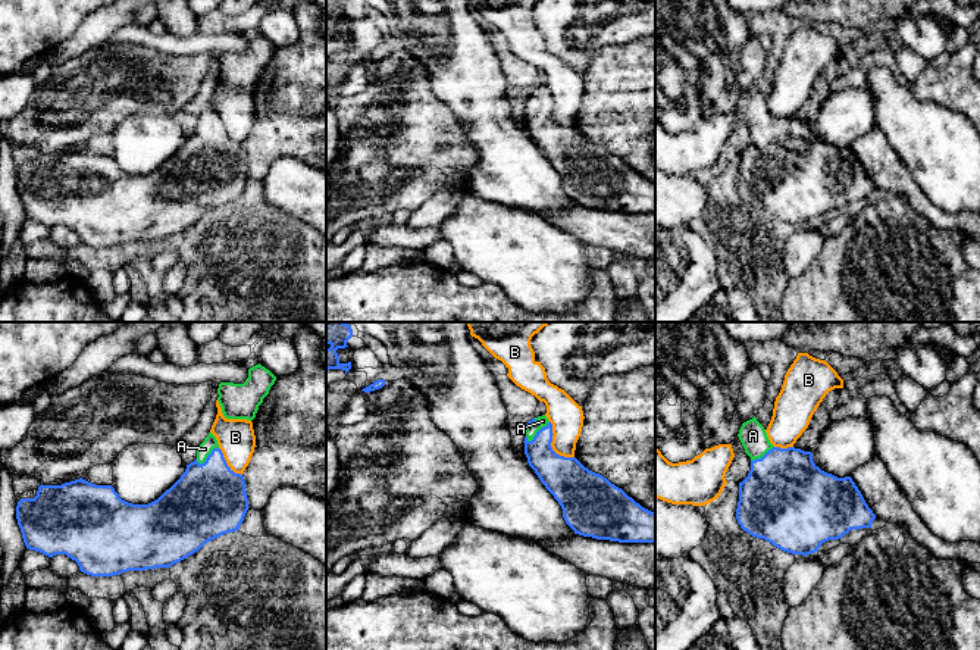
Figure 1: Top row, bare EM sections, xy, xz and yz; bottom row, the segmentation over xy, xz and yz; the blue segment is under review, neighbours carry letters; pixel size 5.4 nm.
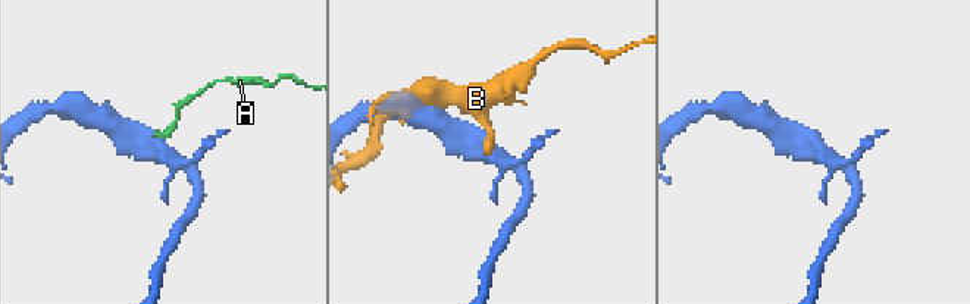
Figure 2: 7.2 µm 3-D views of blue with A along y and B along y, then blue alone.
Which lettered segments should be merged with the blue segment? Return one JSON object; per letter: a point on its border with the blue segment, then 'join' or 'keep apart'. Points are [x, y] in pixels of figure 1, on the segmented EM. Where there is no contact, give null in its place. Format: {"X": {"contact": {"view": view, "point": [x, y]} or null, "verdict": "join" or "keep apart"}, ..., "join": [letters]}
{"A": {"contact": {"view": "xz", "point": [537, 433]}, "verdict": "join"}, "B": {"contact": {"view": "xz", "point": [550, 446]}, "verdict": "keep apart"}, "join": ["A"]}

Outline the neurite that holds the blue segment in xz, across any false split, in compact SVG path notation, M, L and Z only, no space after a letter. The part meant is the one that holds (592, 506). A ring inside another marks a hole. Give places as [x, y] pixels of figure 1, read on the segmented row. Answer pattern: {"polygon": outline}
{"polygon": "M545 415L526 424L525 454L545 488L563 509L574 534L619 543L655 543L655 513L642 507L607 478L585 468L576 457L557 454L552 447L552 424Z"}

